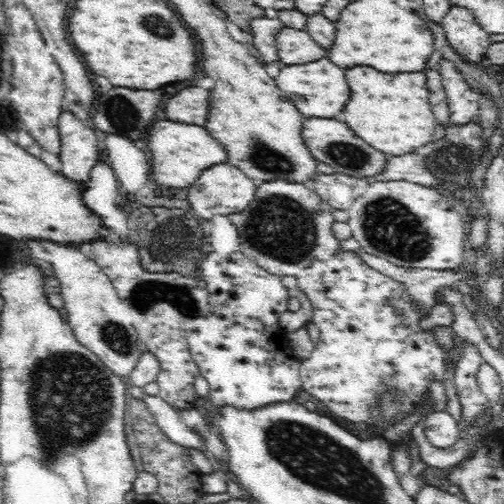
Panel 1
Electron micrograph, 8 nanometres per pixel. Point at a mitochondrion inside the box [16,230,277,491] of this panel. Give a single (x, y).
(67, 387)

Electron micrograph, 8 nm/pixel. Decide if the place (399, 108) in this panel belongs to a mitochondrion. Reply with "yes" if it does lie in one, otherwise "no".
no

